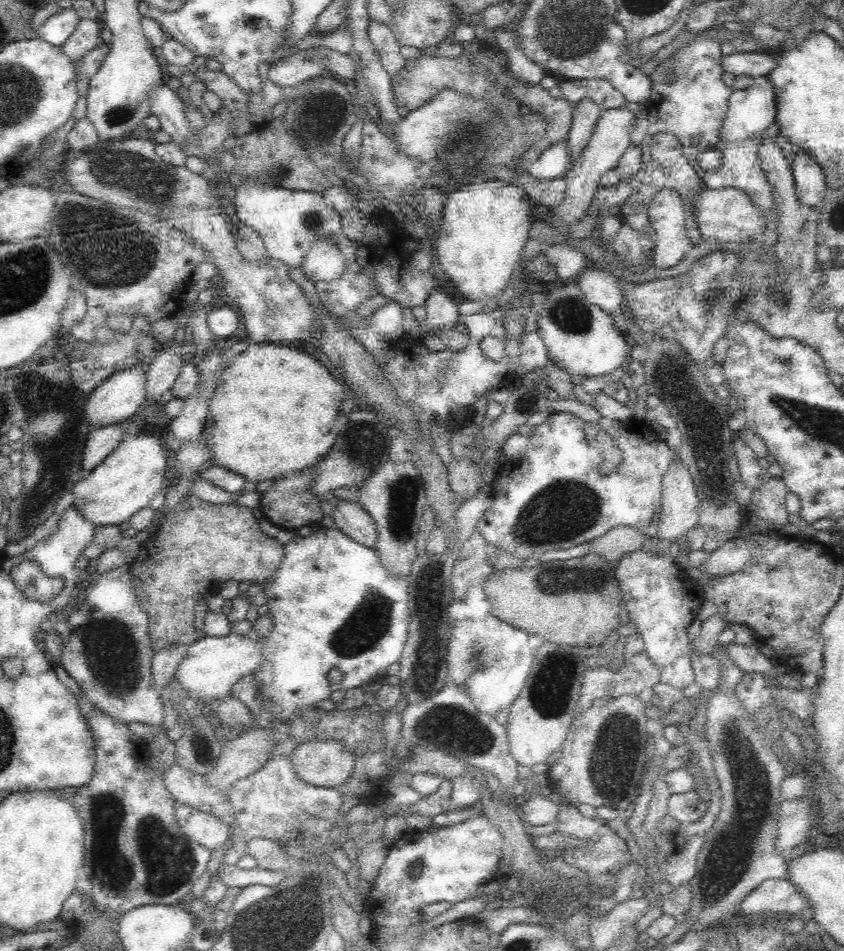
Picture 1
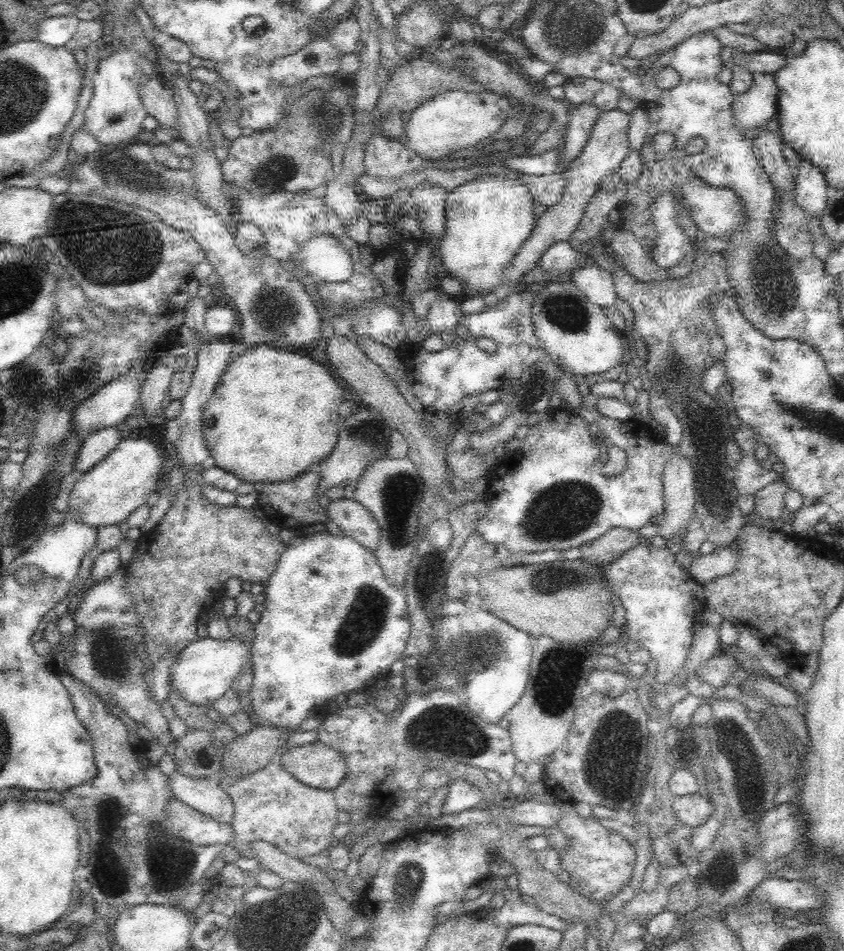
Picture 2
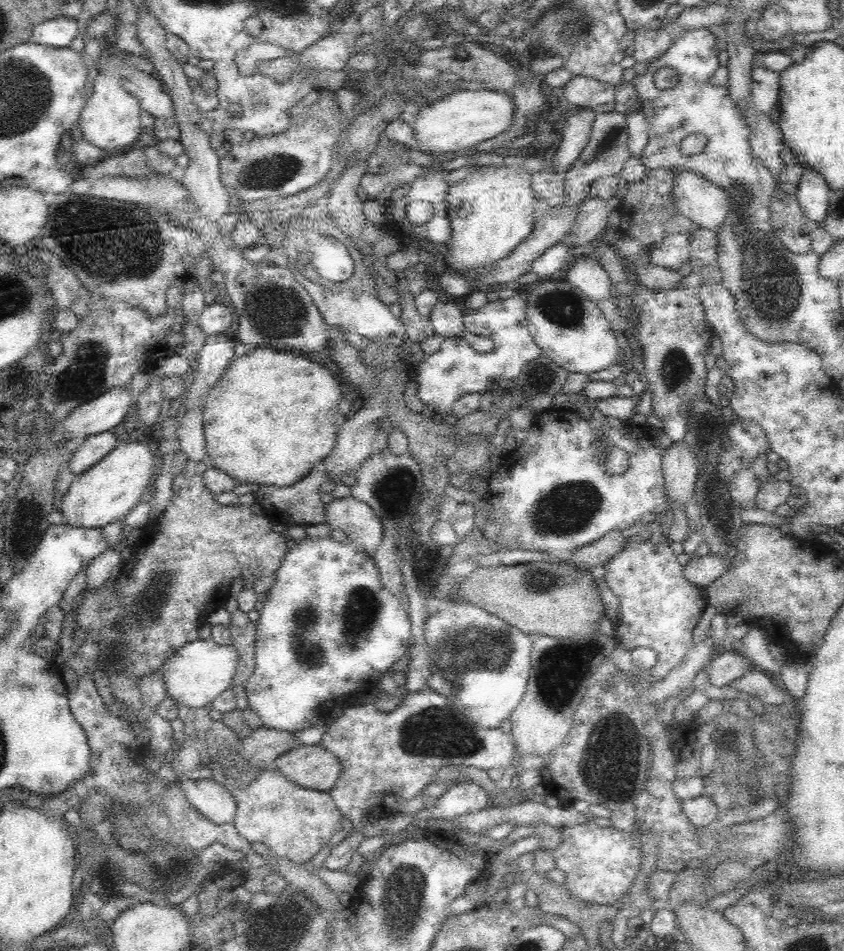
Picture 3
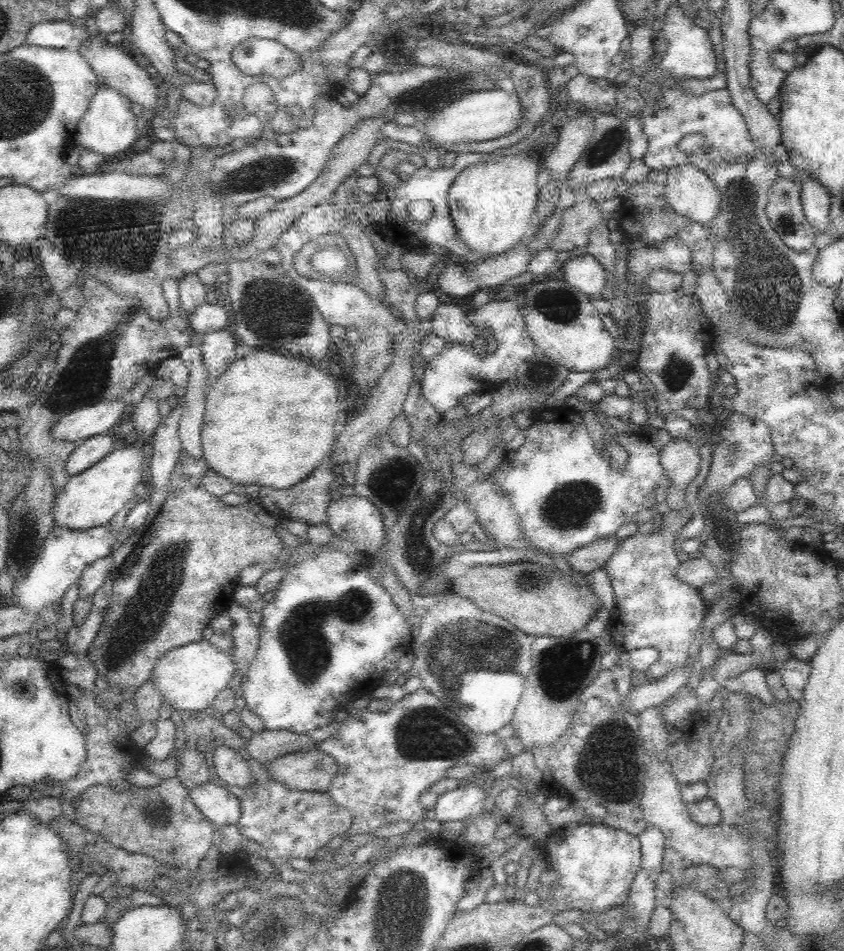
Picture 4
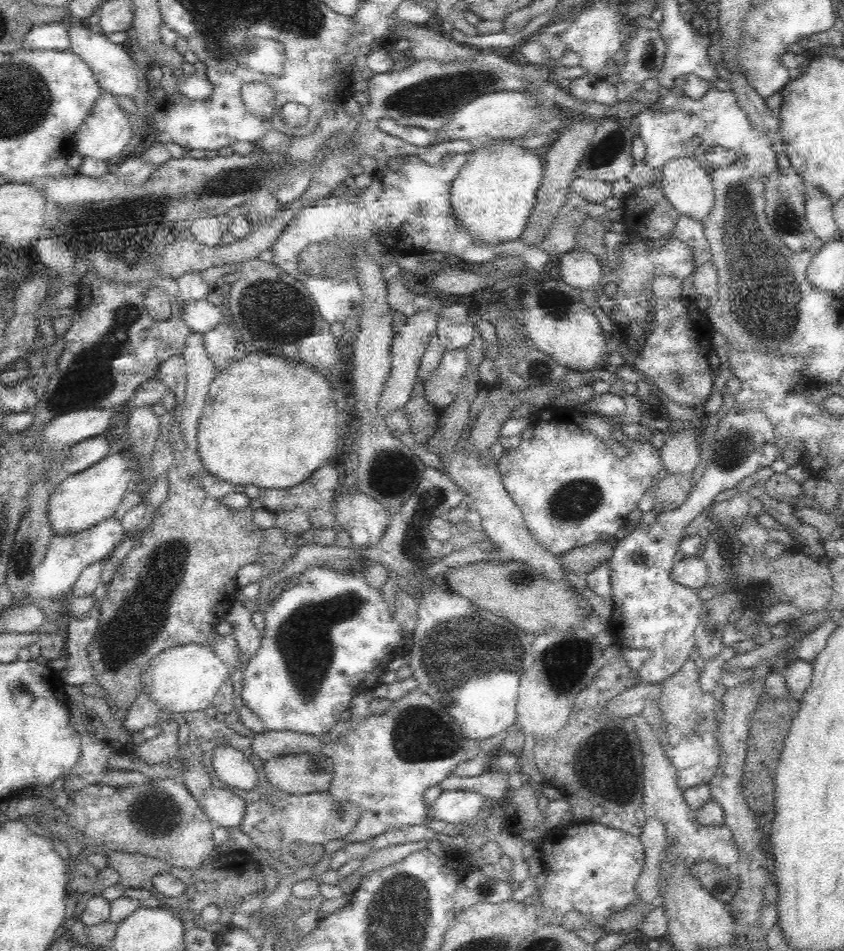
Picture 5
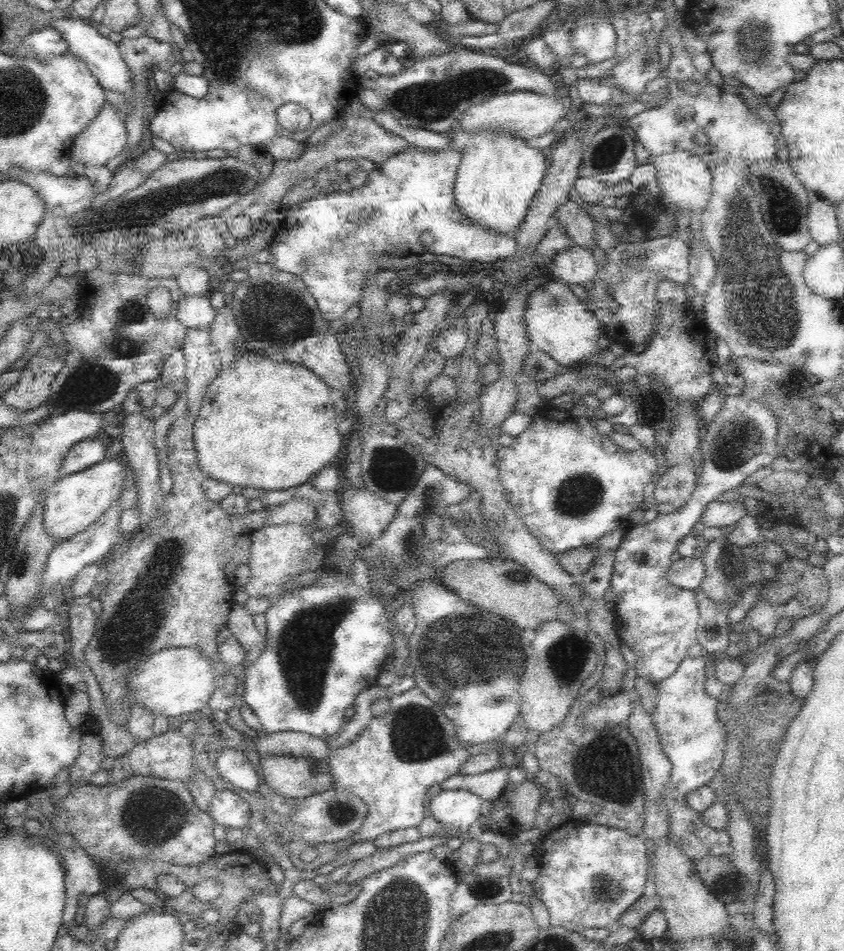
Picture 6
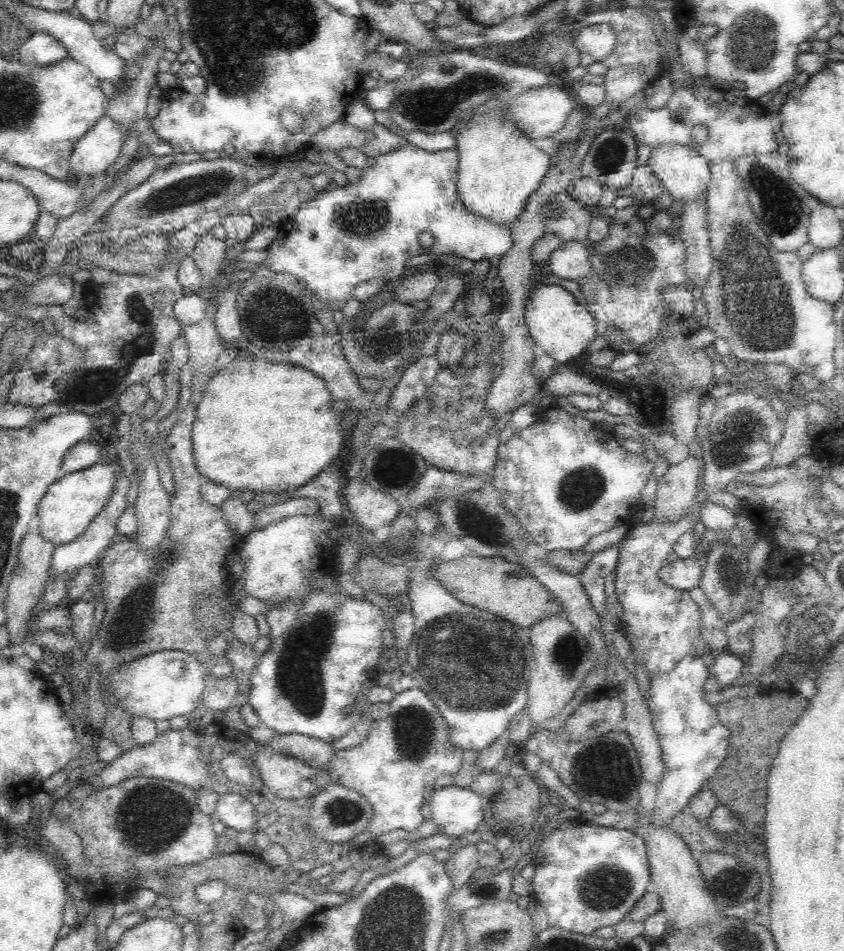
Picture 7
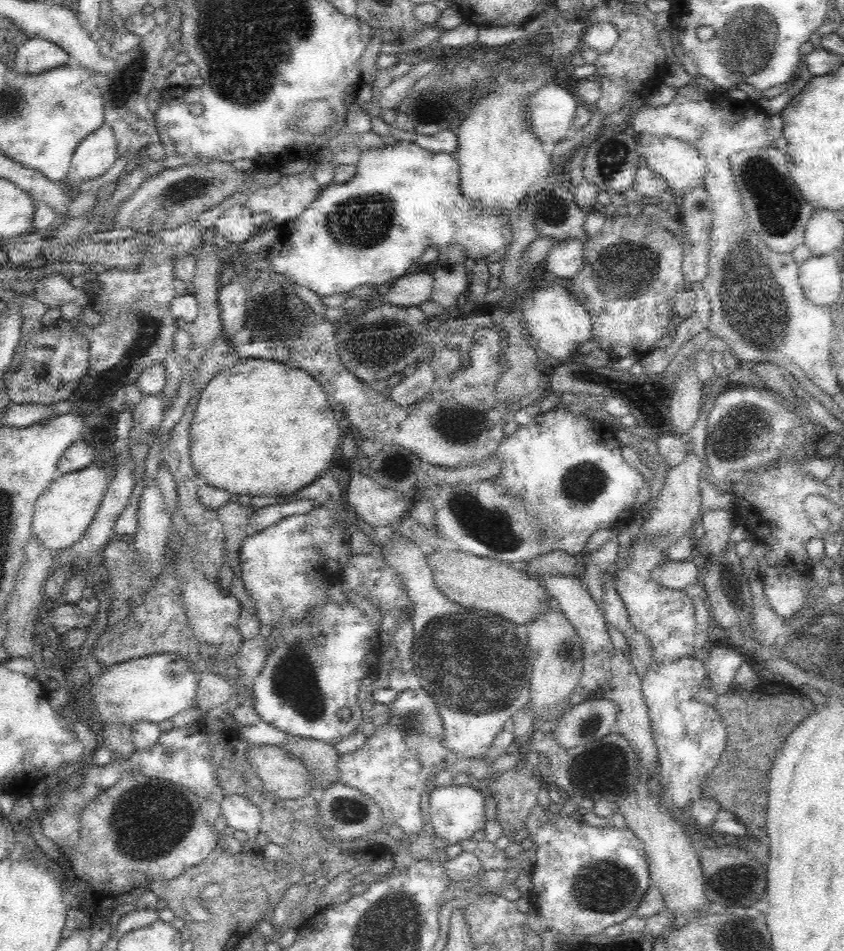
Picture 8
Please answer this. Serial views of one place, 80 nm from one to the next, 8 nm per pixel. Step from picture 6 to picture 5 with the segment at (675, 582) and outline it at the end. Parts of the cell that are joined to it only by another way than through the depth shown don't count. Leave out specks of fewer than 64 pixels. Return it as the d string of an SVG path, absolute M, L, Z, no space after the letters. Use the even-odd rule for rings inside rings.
M700 555L684 557L682 560L674 563L670 577L678 585L700 592L707 584L708 567L706 567L706 563Z

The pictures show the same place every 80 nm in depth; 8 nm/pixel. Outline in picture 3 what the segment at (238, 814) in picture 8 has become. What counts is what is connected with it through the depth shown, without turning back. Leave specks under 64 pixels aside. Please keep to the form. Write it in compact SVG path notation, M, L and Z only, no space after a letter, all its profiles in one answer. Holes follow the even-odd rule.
M212 779L178 781L190 806L217 825L232 823L237 804L231 790Z

